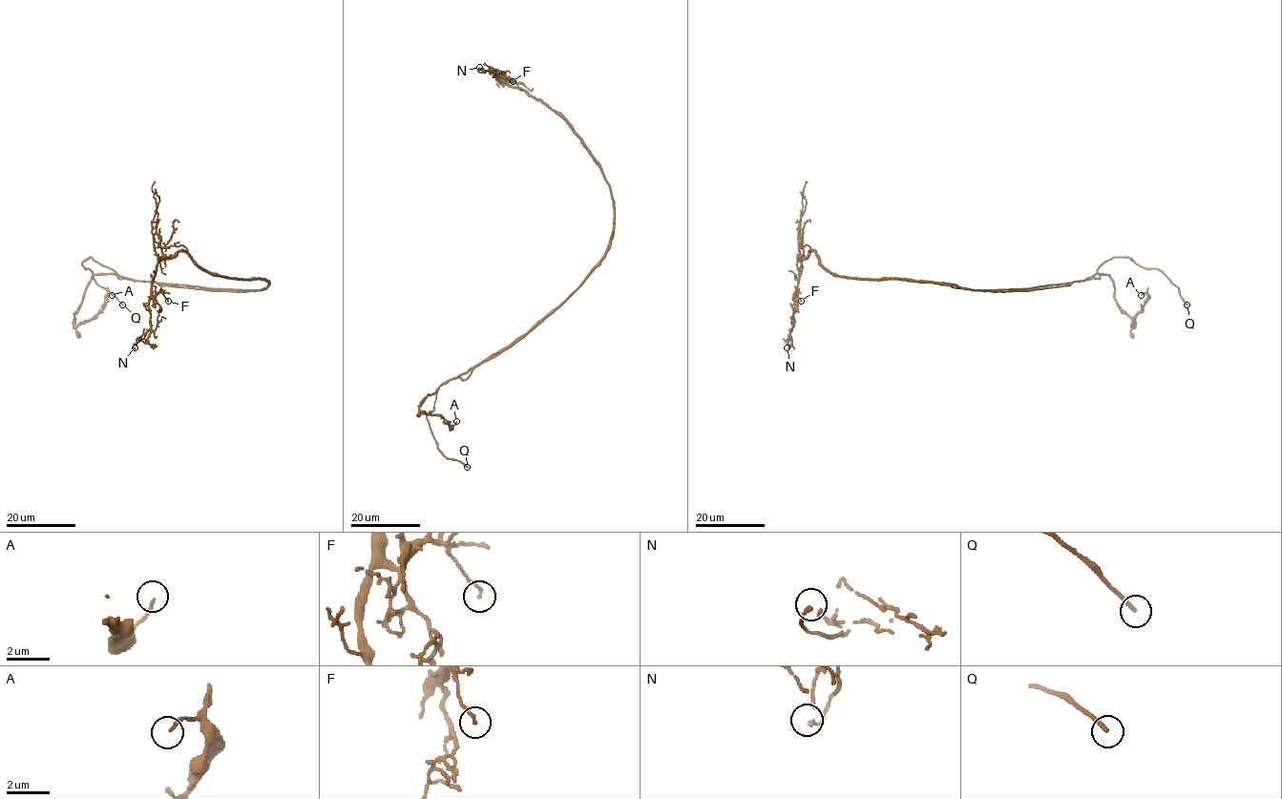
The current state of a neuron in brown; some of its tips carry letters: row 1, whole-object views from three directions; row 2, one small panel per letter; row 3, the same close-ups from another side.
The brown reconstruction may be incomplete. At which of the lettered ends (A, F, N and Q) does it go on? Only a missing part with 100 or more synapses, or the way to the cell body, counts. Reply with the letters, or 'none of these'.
Q

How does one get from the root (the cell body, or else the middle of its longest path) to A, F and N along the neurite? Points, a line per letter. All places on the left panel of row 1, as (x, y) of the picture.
A: (259, 289), (211, 288), (94, 274), (74, 314), (74, 324), (91, 320), (102, 308), (107, 295), (112, 295)
F: (259, 289), (269, 282), (214, 276), (178, 251), (157, 263), (153, 280), (151, 293), (161, 292), (168, 301)
N: (259, 289), (269, 282), (214, 276), (184, 251), (163, 258), (157, 263), (149, 301), (150, 327), (135, 347)

